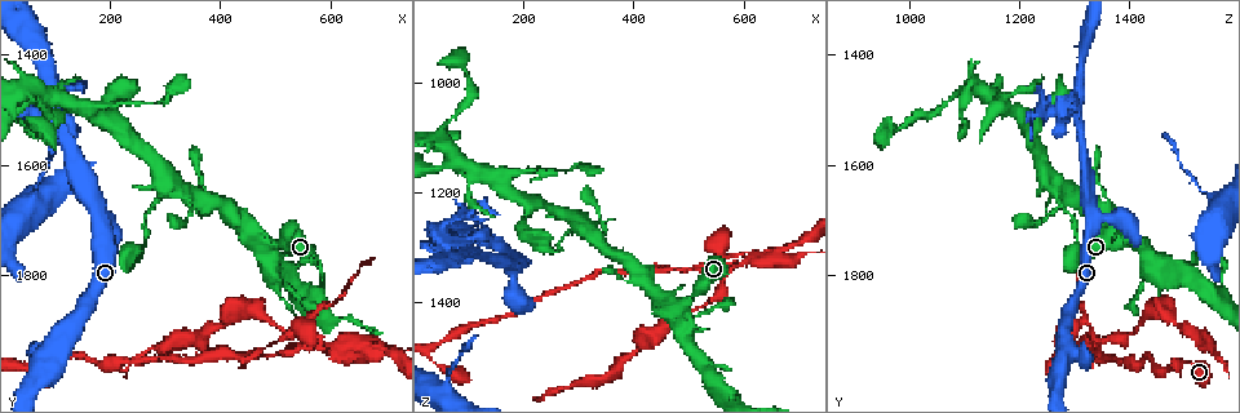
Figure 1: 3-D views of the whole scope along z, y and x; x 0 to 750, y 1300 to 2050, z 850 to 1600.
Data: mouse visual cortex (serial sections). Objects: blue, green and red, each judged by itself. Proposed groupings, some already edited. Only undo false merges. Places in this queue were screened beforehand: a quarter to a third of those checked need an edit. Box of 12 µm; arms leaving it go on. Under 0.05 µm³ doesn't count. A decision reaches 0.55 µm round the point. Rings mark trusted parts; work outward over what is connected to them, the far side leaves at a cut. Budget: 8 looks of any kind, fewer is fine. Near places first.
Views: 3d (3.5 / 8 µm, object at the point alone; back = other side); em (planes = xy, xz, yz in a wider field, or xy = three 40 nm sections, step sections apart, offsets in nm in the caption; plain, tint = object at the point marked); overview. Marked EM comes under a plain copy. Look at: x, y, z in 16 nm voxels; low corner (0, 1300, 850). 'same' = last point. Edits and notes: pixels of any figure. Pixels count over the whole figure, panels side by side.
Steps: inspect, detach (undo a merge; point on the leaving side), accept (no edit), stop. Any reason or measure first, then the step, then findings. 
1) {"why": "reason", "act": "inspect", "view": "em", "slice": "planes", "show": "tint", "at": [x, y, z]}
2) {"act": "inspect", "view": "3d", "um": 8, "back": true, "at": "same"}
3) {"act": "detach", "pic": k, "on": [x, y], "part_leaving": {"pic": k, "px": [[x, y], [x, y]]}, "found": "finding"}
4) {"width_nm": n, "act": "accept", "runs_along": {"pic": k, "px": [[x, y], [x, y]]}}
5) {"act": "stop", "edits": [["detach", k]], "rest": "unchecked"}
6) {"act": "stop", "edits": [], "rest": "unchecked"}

{"why": "a narrow waist", "act": "inspect", "view": "3d", "um": 3.5, "at": [430, 1865, 1470]}

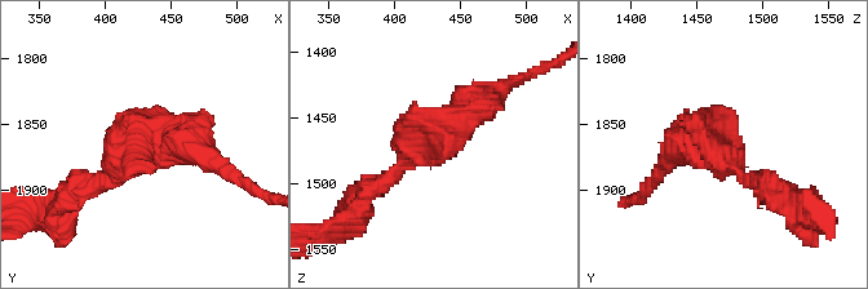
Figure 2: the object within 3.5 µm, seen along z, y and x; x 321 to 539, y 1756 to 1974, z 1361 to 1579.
{"act": "inspect", "view": "em", "slice": "xy", "step": 3, "show": "tint", "at": [436, 1864, 1468]}

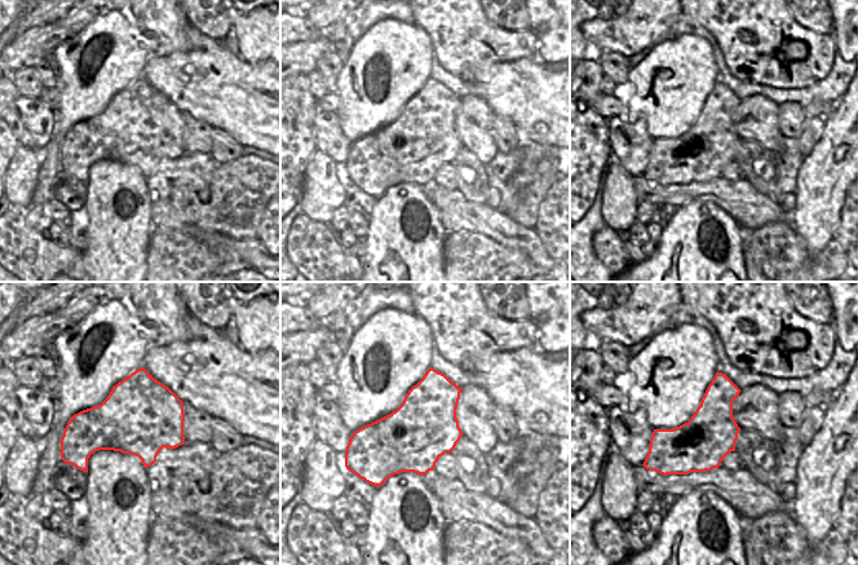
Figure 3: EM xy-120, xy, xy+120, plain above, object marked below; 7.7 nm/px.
{"act": "detach", "pic": 2, "on": [490, 115], "found": "two cells meet here"}

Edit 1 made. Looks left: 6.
{"act": "inspect", "view": "overview"}

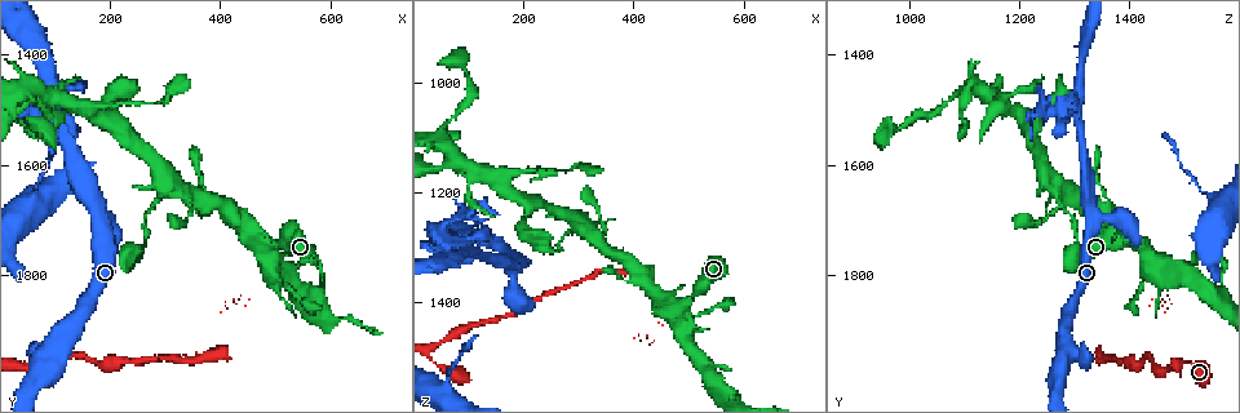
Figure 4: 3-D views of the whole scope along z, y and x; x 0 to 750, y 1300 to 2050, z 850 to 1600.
{"why": "four or more arms meet", "act": "inspect", "view": "3d", "um": 3.5, "at": [50, 1465, 1100]}

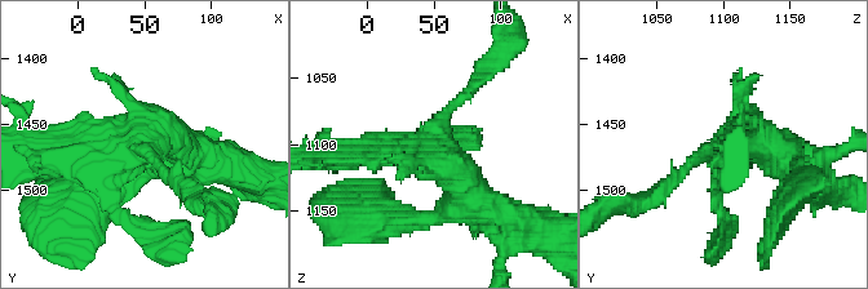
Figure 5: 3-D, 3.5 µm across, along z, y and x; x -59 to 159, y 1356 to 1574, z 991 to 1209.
{"act": "inspect", "view": "em", "slice": "xy", "step": 5, "show": "tint", "at": [54, 1462, 1104]}

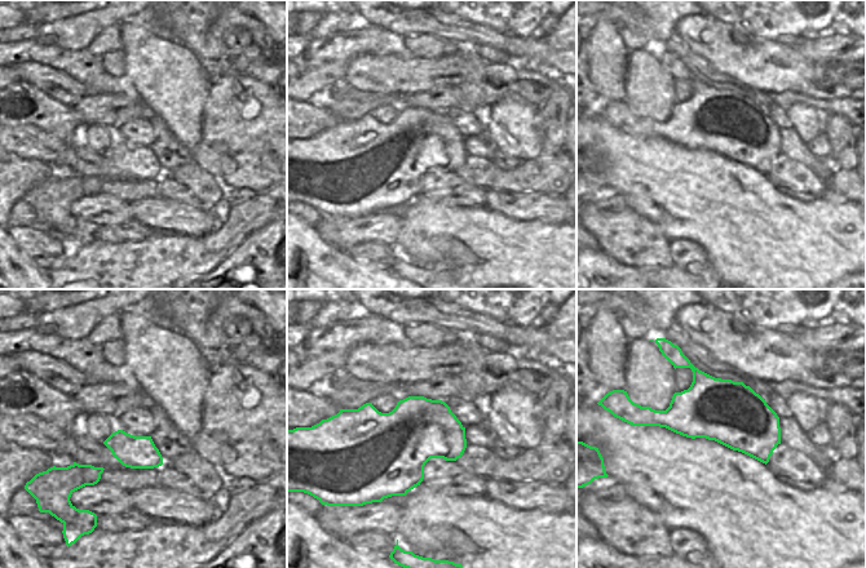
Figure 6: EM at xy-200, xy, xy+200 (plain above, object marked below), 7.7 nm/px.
{"act": "accept", "runs_along": {"pic": 5, "px": [[787, 158], [738, 134], [665, 186]]}, "found": "all the same cell"}

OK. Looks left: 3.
{"why": "a narrow waist", "act": "inspect", "view": "3d", "um": 3.5, "at": [100, 1535, 980]}

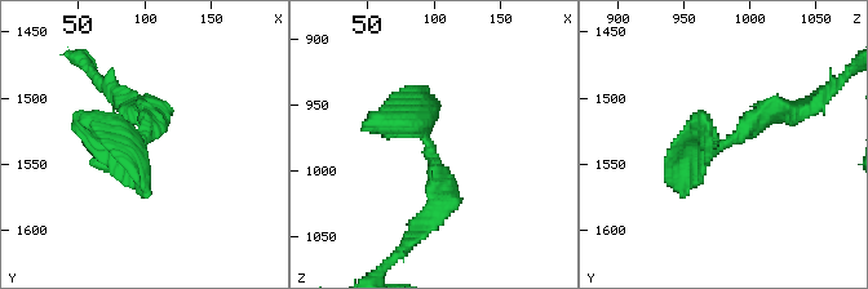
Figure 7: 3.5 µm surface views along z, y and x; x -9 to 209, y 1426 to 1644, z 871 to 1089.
{"why": "now the EM", "act": "inspect", "view": "em", "slice": "xy", "step": 5, "show": "tint", "at": [98, 1534, 980]}

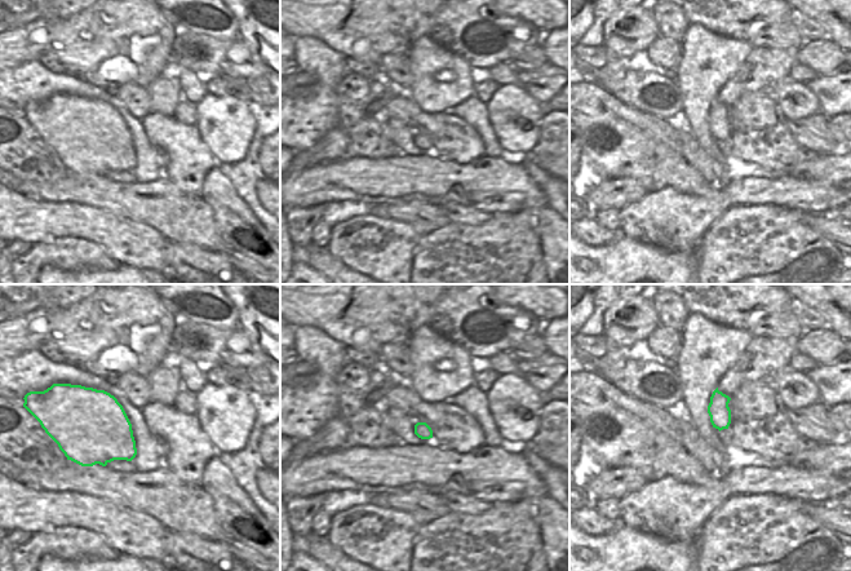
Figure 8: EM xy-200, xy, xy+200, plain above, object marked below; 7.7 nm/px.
{"act": "accept", "runs_along": {"pic": 7, "px": [[438, 212], [423, 133], [363, 125]]}, "found": "one cell here"}

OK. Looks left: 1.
{"act": "stop", "edits": [["detach", 2]], "rest": "unchecked"}

